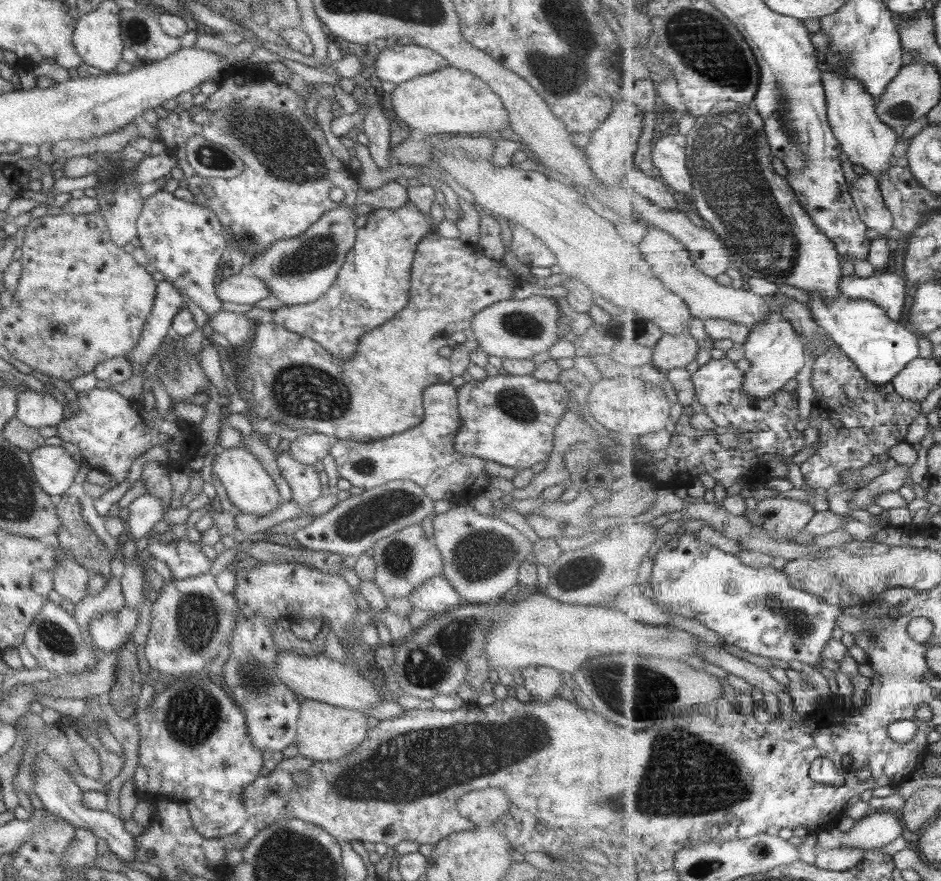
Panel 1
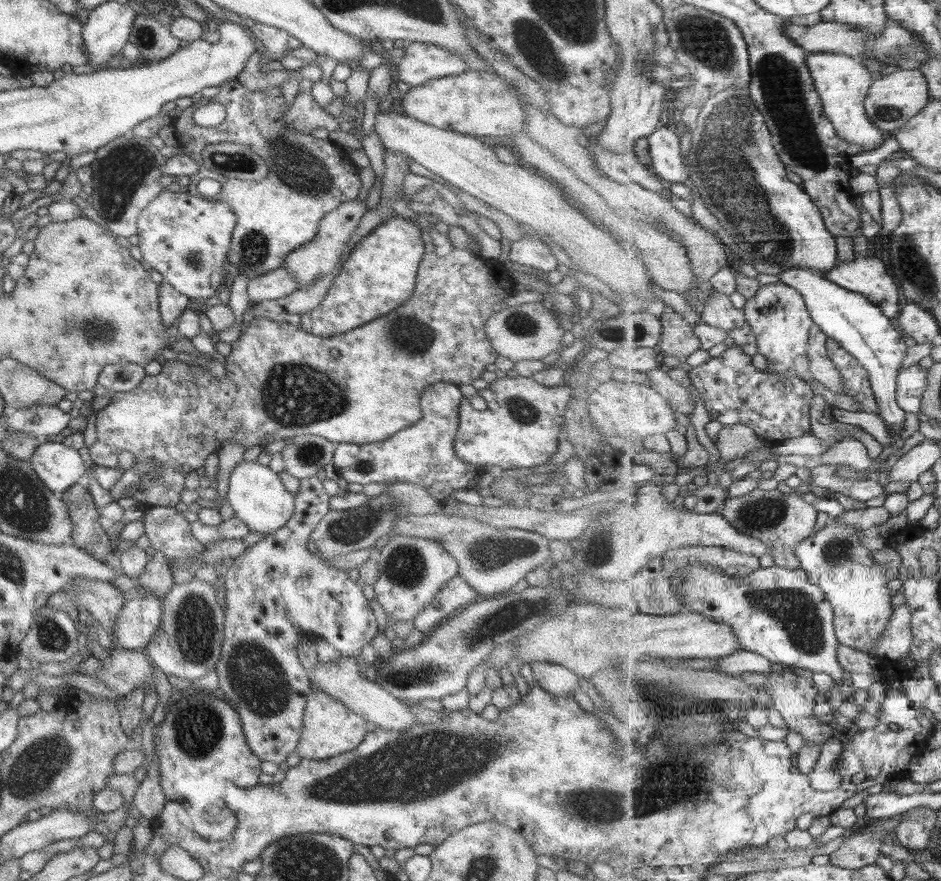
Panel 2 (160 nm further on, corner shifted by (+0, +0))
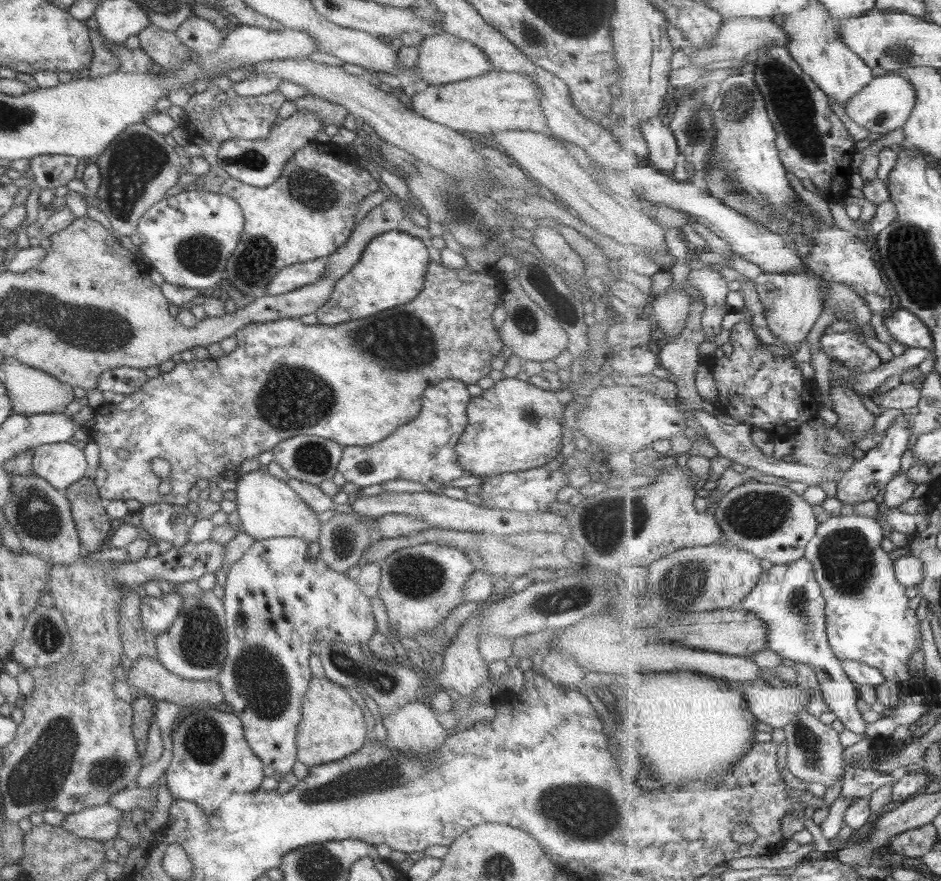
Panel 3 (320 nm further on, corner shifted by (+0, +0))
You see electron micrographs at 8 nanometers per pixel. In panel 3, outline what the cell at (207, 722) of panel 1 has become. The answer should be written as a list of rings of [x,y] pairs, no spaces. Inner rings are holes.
[[[197,708],[186,710],[175,731],[171,732],[172,757],[163,777],[174,799],[196,804],[205,815],[213,812],[231,792],[255,792],[263,780],[261,760],[248,748],[237,716],[225,708]]]

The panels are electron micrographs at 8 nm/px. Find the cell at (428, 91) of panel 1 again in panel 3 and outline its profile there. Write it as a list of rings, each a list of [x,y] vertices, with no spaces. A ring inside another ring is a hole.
[[[489,71],[473,78],[449,84],[428,85],[425,90],[410,92],[411,108],[414,113],[425,117],[425,120],[442,124],[459,133],[475,132],[489,135],[504,130],[528,130],[548,134],[542,108],[540,107],[540,90],[533,79],[518,72]]]

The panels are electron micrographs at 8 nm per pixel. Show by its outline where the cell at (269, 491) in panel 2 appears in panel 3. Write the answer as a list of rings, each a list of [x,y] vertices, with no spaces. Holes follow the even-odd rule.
[[[260,468],[239,474],[234,491],[235,512],[241,521],[241,530],[254,541],[285,536],[296,536],[307,543],[318,540],[322,517],[309,509],[281,479]]]

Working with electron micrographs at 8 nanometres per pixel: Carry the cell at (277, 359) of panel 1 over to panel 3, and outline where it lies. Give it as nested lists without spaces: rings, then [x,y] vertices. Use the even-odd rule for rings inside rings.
[[[427,263],[423,285],[419,294],[399,308],[387,309],[362,319],[348,320],[339,324],[318,325],[305,323],[297,319],[280,318],[266,323],[249,323],[234,332],[237,346],[233,352],[224,354],[215,360],[191,360],[191,362],[179,362],[169,372],[159,373],[154,377],[147,377],[139,390],[134,390],[123,397],[123,401],[117,404],[95,407],[93,425],[89,428],[89,438],[98,448],[98,466],[106,474],[104,483],[98,488],[99,499],[106,500],[135,500],[141,506],[149,506],[163,502],[173,506],[185,506],[188,502],[187,491],[197,480],[209,480],[209,478],[222,478],[221,474],[227,464],[239,466],[247,458],[256,458],[261,452],[271,451],[273,446],[282,440],[297,435],[313,435],[333,441],[345,446],[369,446],[379,440],[383,440],[397,426],[409,422],[420,409],[420,400],[425,388],[437,384],[437,381],[445,379],[460,380],[463,384],[475,384],[479,378],[488,374],[492,369],[490,363],[495,356],[501,353],[502,342],[491,321],[491,312],[496,307],[496,302],[507,290],[506,282],[497,282],[495,278],[487,276],[487,272],[477,273],[469,266],[461,269],[448,269],[441,264]],[[117,450],[125,450],[125,459],[121,460],[115,455]],[[153,458],[161,458],[169,463],[169,492],[159,494],[157,486],[161,484],[161,478],[151,472],[149,462]]]

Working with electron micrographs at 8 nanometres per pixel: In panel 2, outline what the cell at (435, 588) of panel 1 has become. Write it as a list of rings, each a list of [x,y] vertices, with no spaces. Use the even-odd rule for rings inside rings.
[[[455,575],[453,578],[445,581],[443,586],[440,586],[439,592],[436,594],[436,598],[434,598],[434,605],[439,607],[439,610],[447,617],[480,599],[480,594],[473,590],[464,581],[464,578]]]

